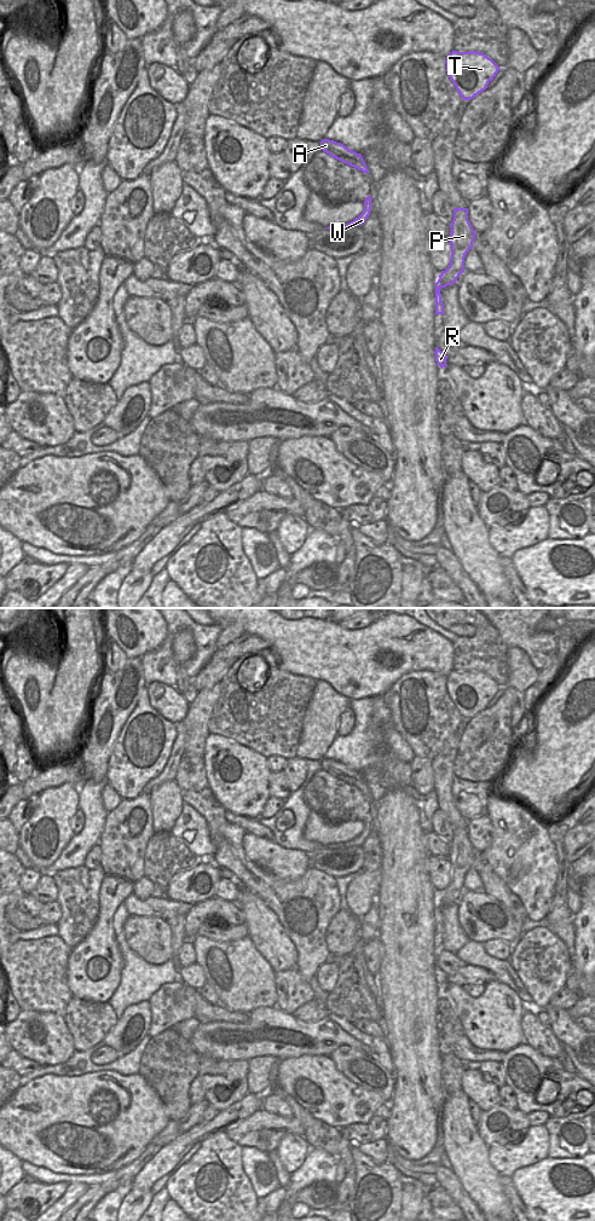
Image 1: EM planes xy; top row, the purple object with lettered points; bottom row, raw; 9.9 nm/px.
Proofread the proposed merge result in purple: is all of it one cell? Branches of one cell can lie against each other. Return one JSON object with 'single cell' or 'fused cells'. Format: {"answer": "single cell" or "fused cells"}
{"answer": "single cell"}

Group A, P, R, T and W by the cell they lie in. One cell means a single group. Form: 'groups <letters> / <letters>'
groups A P R T W

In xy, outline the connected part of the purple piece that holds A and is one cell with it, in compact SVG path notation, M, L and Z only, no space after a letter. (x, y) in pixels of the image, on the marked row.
M323 139L320 141L320 150L343 163L362 170L363 173L369 173L362 155L350 150L341 143Z

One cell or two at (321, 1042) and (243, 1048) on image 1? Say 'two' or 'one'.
one

